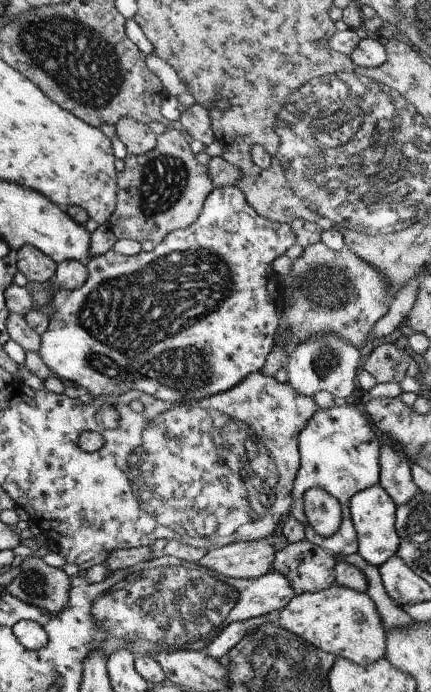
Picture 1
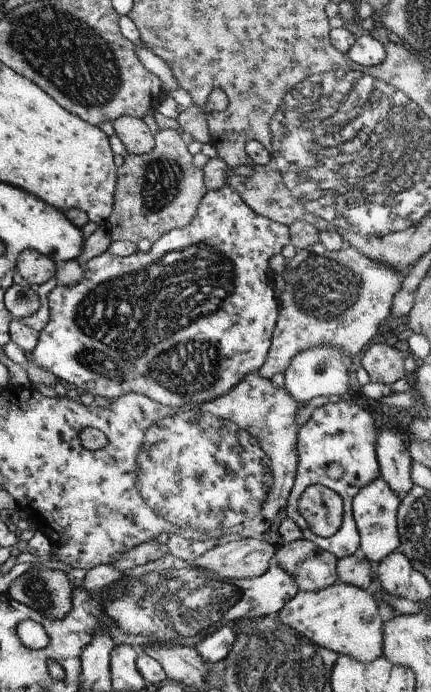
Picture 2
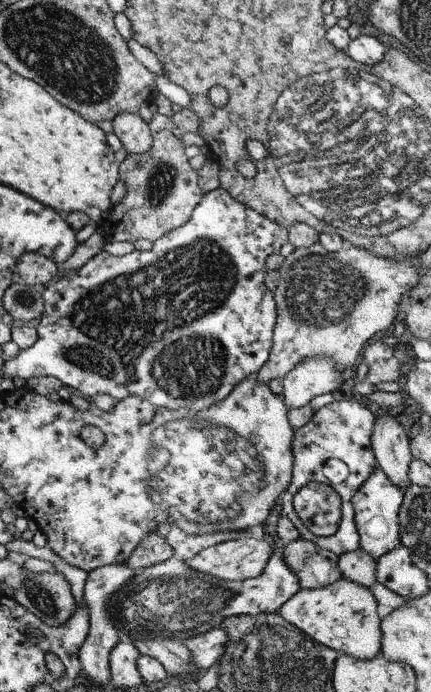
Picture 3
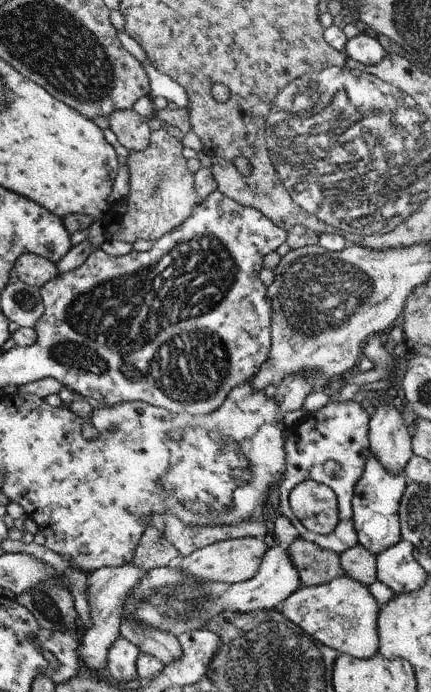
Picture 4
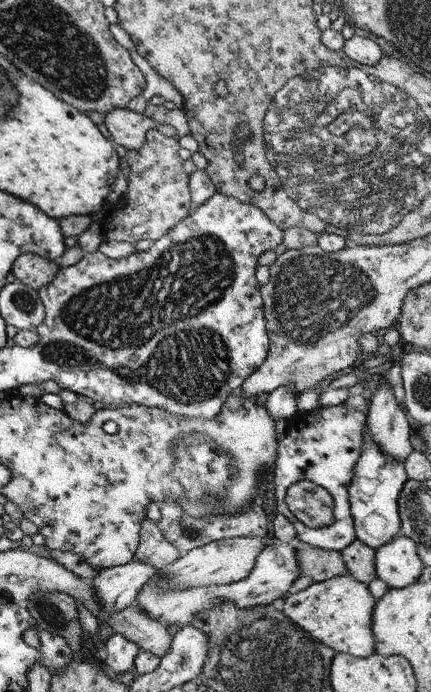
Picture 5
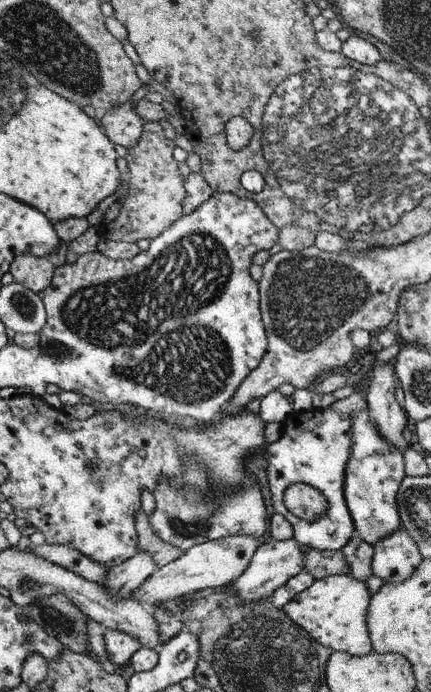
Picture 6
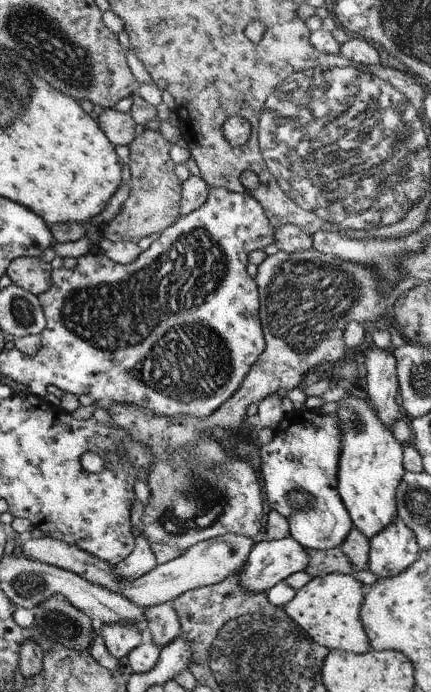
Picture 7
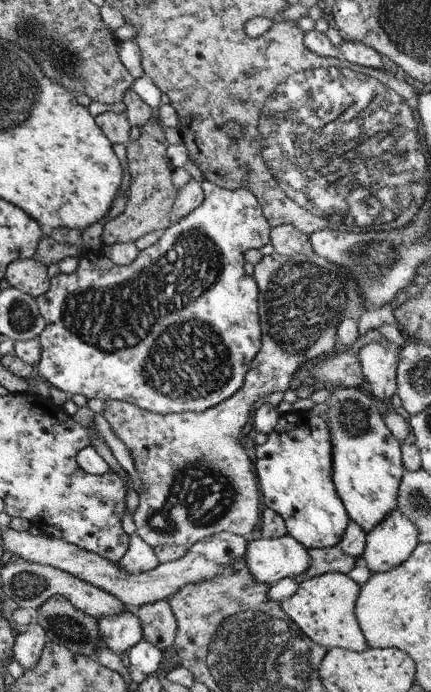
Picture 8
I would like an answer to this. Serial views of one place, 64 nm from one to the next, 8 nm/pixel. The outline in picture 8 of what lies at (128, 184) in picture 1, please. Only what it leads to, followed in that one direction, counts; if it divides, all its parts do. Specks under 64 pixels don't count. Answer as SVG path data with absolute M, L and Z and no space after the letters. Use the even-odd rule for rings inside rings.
M147 122L139 127L137 140L124 145L131 177L130 189L127 192L128 200L121 214L102 222L103 232L101 232L100 240L105 246L114 243L133 243L137 238L153 230L165 231L165 228L171 225L170 211L176 196L176 189L170 180L173 166L166 158L166 149L169 145L161 126Z

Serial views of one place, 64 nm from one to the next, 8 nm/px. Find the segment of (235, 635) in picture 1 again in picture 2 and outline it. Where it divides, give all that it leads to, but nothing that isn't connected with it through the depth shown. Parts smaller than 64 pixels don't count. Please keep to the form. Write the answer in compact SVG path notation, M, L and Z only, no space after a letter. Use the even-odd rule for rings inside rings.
M233 623L222 625L221 628L215 629L209 636L203 638L199 644L193 646L205 664L212 664L227 656L229 648L235 642L233 628L235 628Z

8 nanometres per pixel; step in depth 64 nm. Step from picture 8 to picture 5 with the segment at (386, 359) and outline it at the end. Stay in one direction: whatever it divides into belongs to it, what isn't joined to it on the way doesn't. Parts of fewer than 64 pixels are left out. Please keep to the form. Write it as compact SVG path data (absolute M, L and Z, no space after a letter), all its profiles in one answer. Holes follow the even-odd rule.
M381 385L371 396L365 417L369 436L377 448L401 464L413 450L405 416L403 407L393 397L390 385Z

